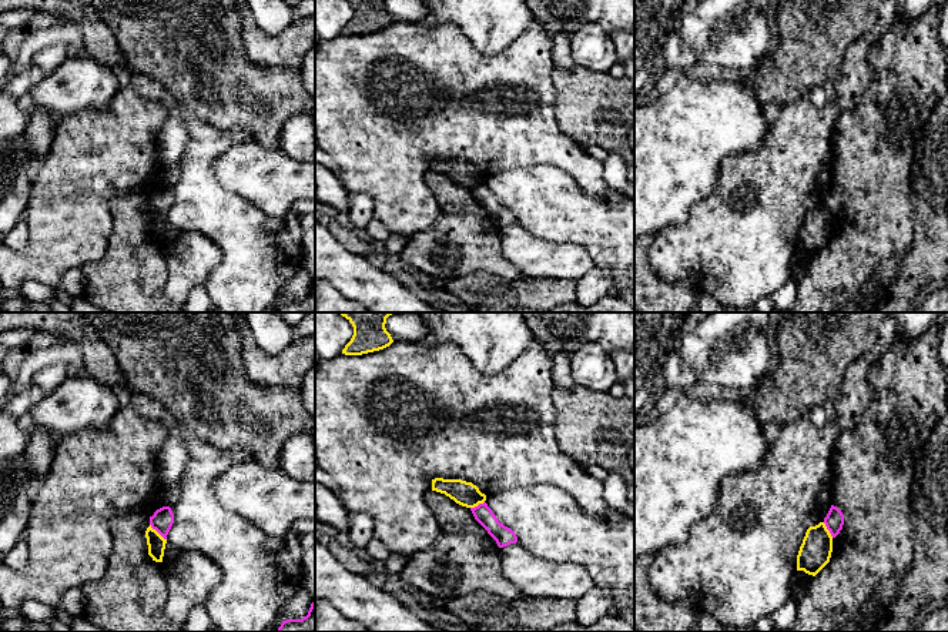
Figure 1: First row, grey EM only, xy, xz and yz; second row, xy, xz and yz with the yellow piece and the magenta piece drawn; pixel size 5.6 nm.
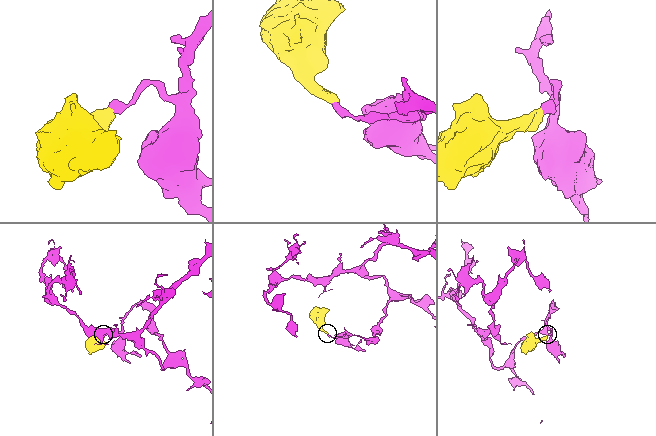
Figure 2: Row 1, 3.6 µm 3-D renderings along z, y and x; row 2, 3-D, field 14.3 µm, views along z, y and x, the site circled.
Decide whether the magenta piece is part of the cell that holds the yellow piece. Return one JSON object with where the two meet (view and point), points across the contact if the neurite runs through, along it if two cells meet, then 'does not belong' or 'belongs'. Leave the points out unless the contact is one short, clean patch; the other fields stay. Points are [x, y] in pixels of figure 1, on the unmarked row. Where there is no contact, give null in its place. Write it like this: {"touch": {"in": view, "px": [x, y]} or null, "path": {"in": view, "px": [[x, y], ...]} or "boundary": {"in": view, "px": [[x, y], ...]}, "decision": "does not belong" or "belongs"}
{"touch": {"in": "xy", "px": [156, 211]}, "boundary": {"in": "xy", "px": [[150, 204], [166, 220]]}, "decision": "does not belong"}

